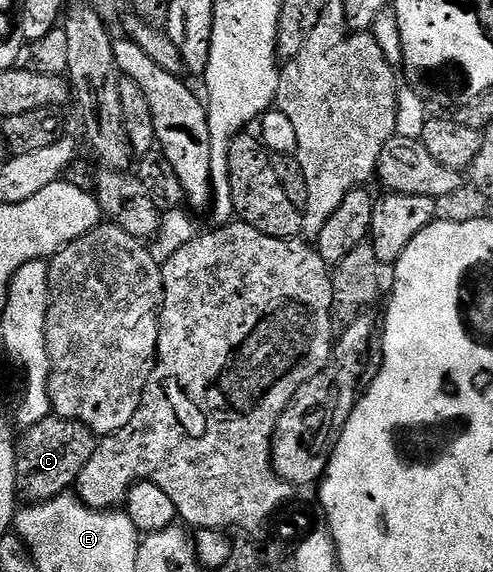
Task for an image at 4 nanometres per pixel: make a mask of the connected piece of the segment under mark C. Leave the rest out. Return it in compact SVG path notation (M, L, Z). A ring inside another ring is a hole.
M49 416L27 427L16 442L16 489L25 503L35 504L67 494L75 487L82 468L98 445L97 435L86 424Z

